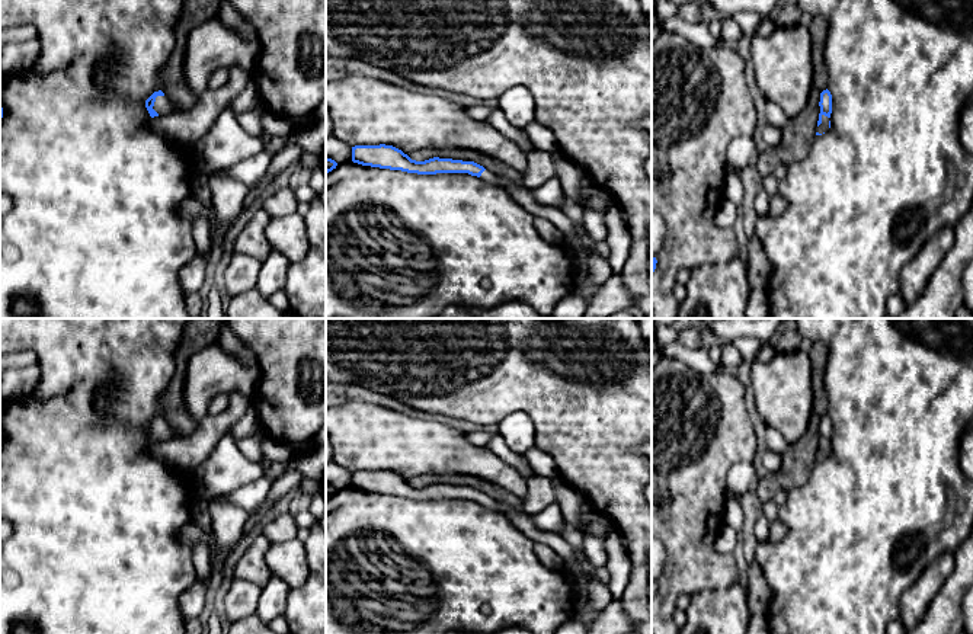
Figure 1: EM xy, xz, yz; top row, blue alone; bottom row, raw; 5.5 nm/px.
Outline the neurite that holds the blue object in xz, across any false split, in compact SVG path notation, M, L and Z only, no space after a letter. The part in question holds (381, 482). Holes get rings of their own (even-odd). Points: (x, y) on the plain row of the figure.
M355 471L352 473L352 487L390 496L401 496L417 500L436 499L468 499L481 503L489 509L503 513L519 531L534 542L541 542L558 554L566 567L574 563L582 564L582 574L588 579L589 603L596 609L604 609L611 601L606 585L595 577L595 569L569 544L560 534L541 531L535 526L532 516L522 510L513 510L506 505L496 502L474 487L433 483L425 487L412 486L407 480L393 471Z

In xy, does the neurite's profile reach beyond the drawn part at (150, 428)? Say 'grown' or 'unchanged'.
grown

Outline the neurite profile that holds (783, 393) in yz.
M778 352L766 364L756 359L750 385L765 426L780 432L787 444L797 442L809 426L813 404L809 352Z

